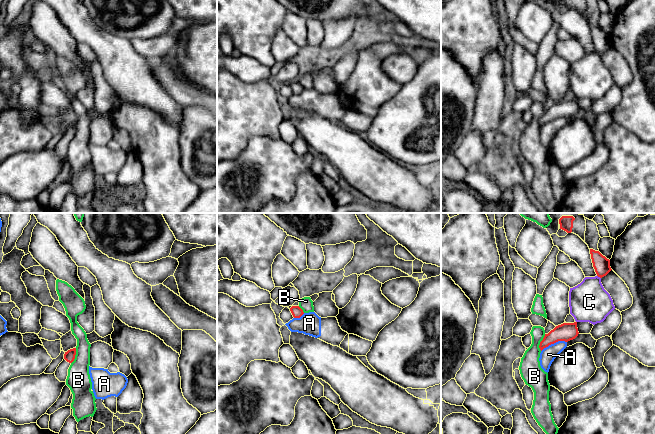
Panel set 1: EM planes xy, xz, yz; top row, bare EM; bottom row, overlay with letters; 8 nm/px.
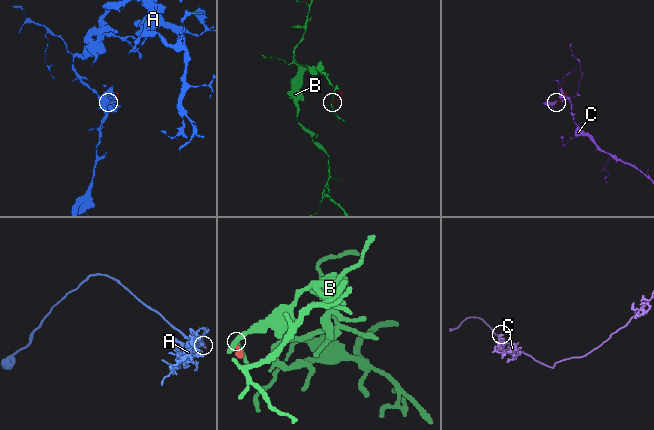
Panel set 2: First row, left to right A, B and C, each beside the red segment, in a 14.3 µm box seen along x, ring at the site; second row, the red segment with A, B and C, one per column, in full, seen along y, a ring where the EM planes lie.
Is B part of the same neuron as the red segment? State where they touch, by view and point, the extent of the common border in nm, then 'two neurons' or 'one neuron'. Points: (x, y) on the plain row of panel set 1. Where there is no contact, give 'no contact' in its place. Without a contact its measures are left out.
yz (540, 118) | 140 nm | two neurons

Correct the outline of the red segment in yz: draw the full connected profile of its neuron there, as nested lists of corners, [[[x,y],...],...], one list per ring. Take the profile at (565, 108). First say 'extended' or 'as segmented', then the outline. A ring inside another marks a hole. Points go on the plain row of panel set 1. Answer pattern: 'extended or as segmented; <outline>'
as segmented; [[[577,98],[563,99],[556,102],[548,110],[545,110],[543,116],[540,118],[539,124],[542,127],[544,124],[558,117],[568,118],[578,112]]]

